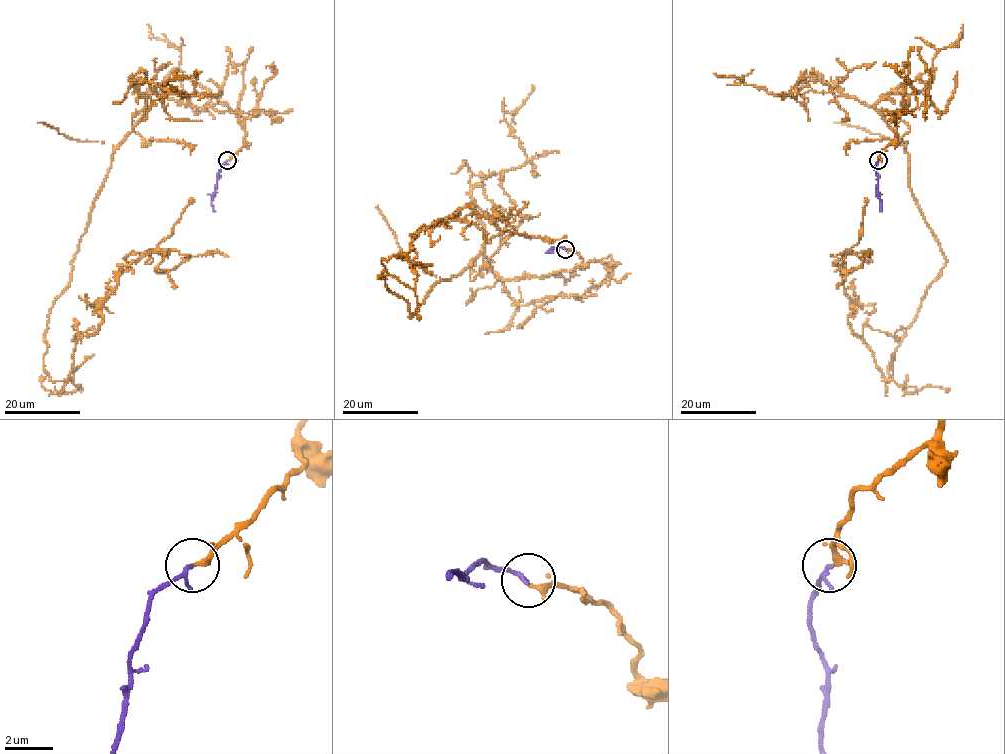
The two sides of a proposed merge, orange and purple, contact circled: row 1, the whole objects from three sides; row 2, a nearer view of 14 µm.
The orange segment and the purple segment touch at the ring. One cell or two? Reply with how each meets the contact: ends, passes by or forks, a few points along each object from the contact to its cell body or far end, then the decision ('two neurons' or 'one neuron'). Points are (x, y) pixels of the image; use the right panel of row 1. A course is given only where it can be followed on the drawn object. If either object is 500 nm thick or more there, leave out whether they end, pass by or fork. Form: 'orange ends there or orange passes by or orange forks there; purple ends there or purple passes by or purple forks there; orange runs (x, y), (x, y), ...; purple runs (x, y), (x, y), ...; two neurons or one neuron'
orange ends there; purple passes by; orange runs (878, 160), (899, 93), (874, 108), (945, 263), (886, 381), (836, 265), (865, 256); purple runs (878, 160), (875, 173), (880, 210); one neuron

